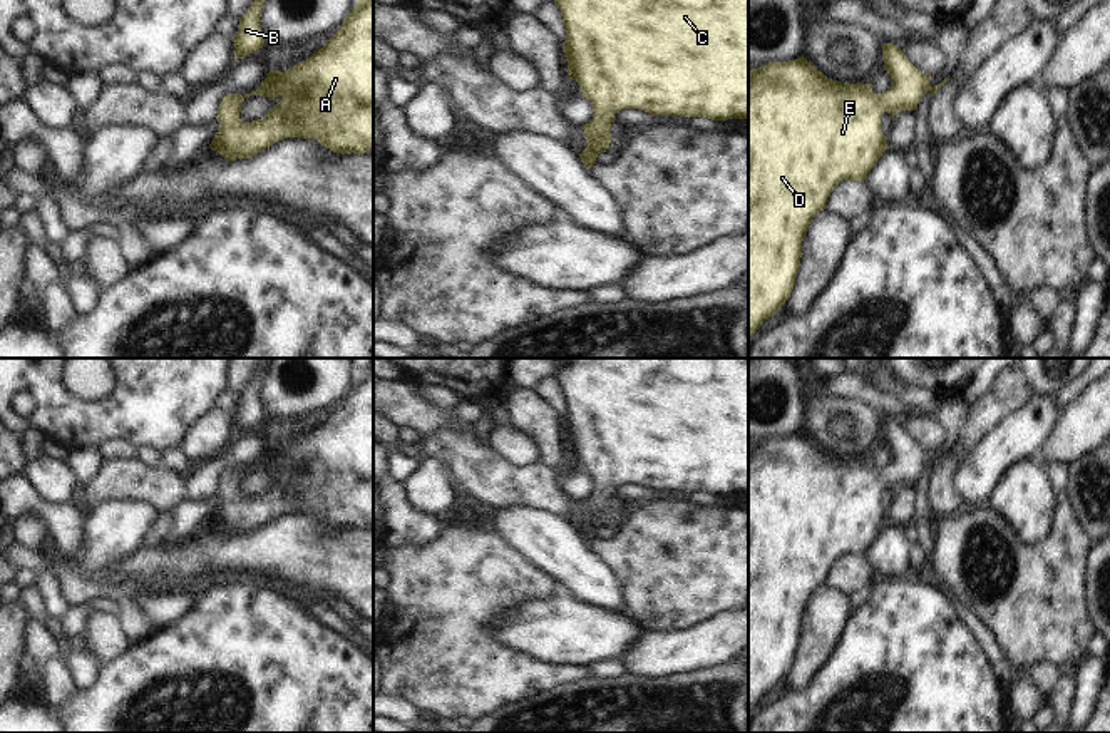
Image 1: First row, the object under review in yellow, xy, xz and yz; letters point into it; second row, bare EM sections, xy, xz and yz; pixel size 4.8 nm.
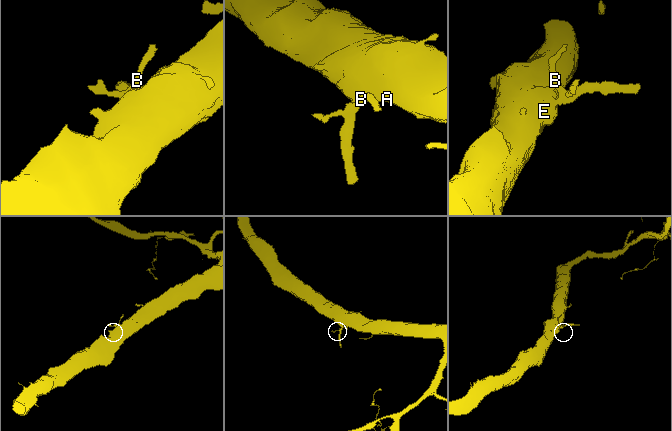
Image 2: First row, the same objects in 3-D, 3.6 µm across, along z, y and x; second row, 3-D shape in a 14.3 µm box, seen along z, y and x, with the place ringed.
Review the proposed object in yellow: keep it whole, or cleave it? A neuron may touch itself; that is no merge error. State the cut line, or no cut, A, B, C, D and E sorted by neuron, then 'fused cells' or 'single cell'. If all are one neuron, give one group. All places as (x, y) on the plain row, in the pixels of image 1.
no cut | A B C D E | single cell

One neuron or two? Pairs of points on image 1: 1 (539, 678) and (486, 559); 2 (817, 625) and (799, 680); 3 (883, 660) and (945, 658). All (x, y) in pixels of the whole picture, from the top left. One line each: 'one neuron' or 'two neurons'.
1: one neuron
2: one neuron
3: one neuron

